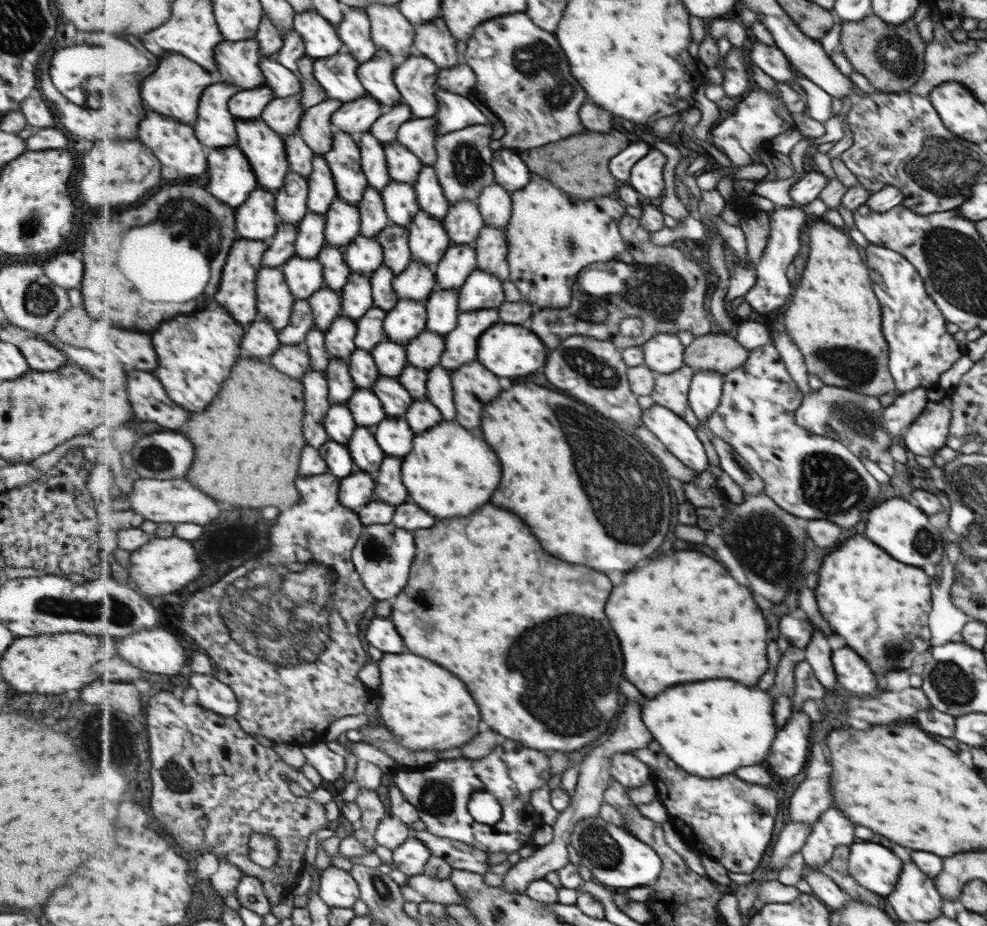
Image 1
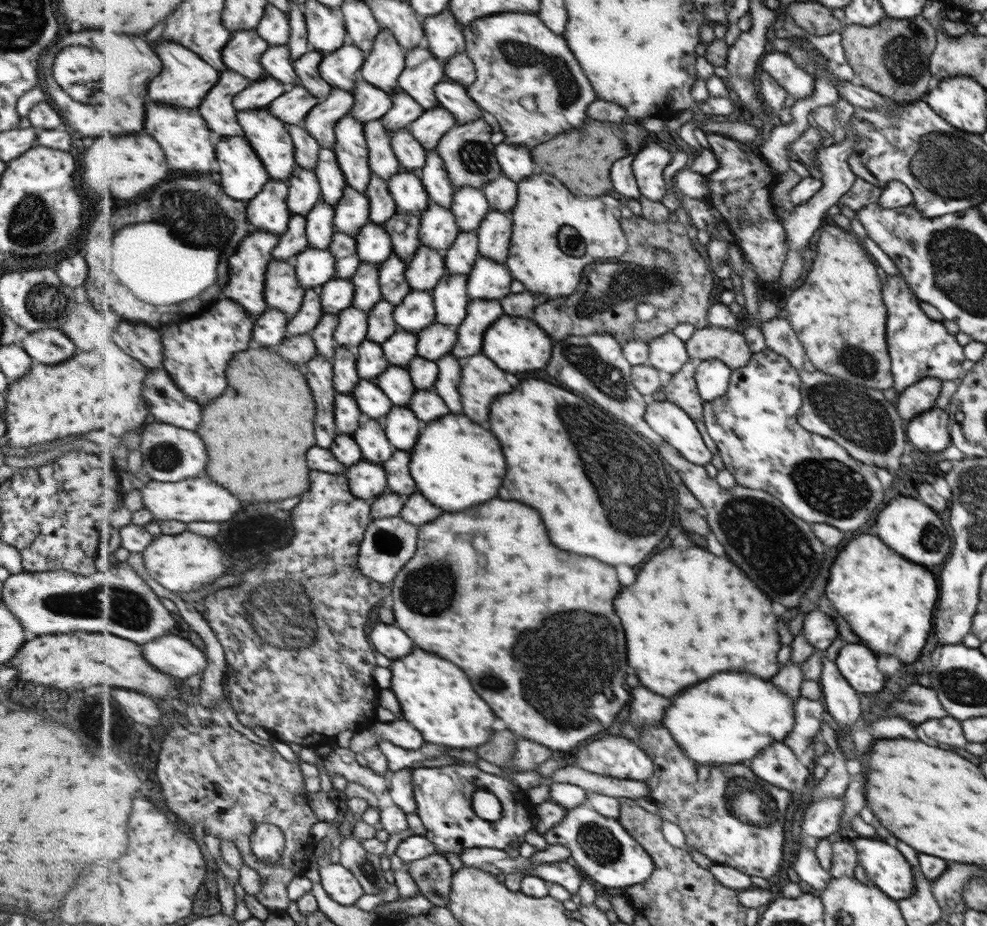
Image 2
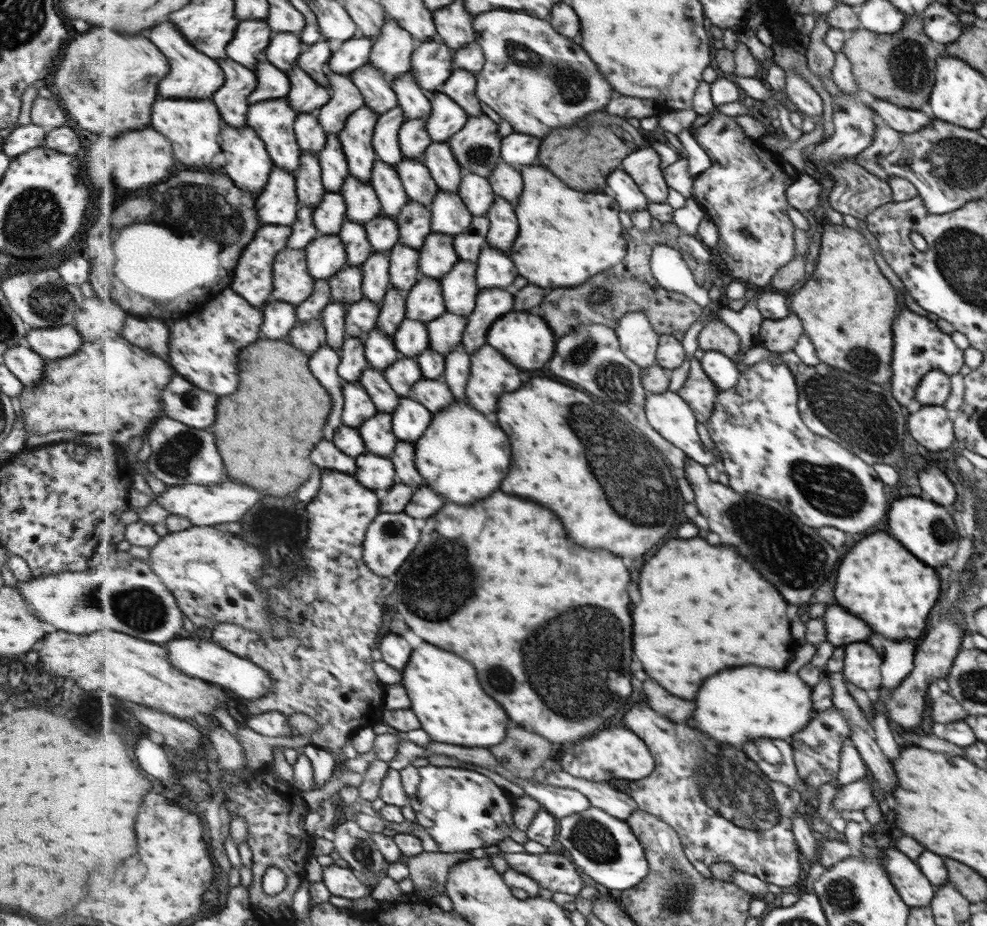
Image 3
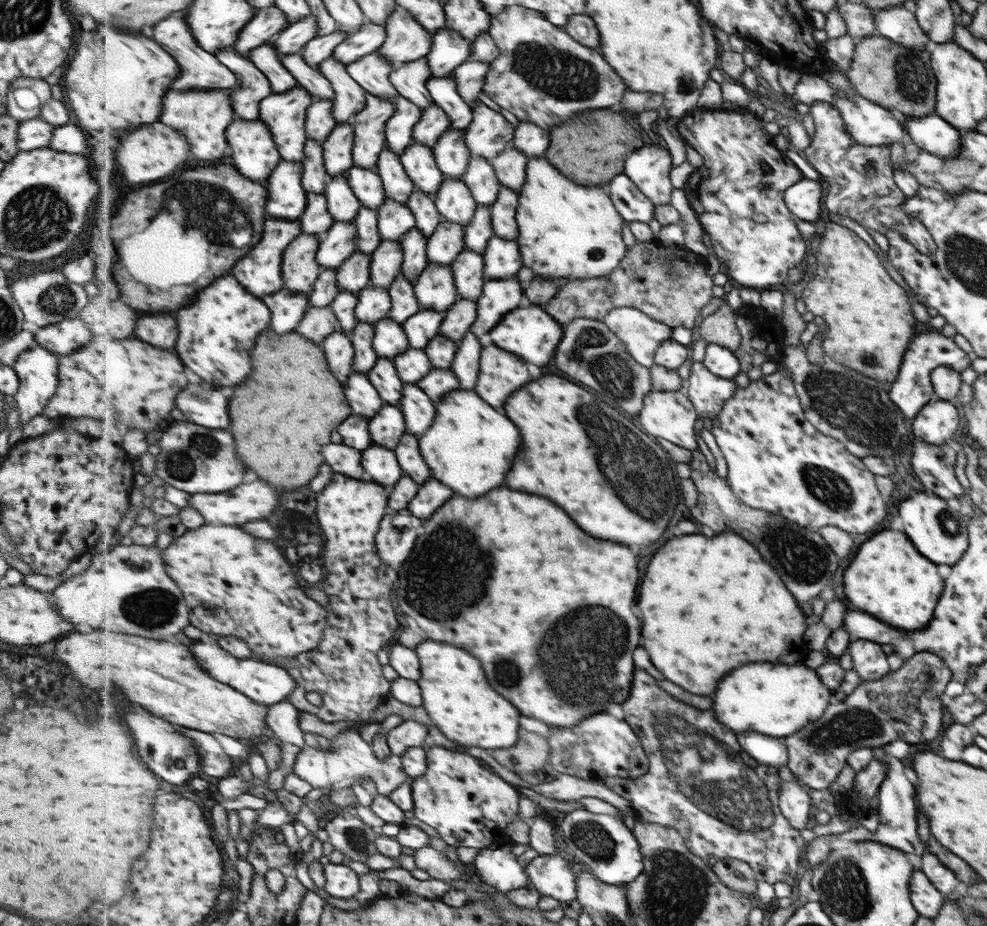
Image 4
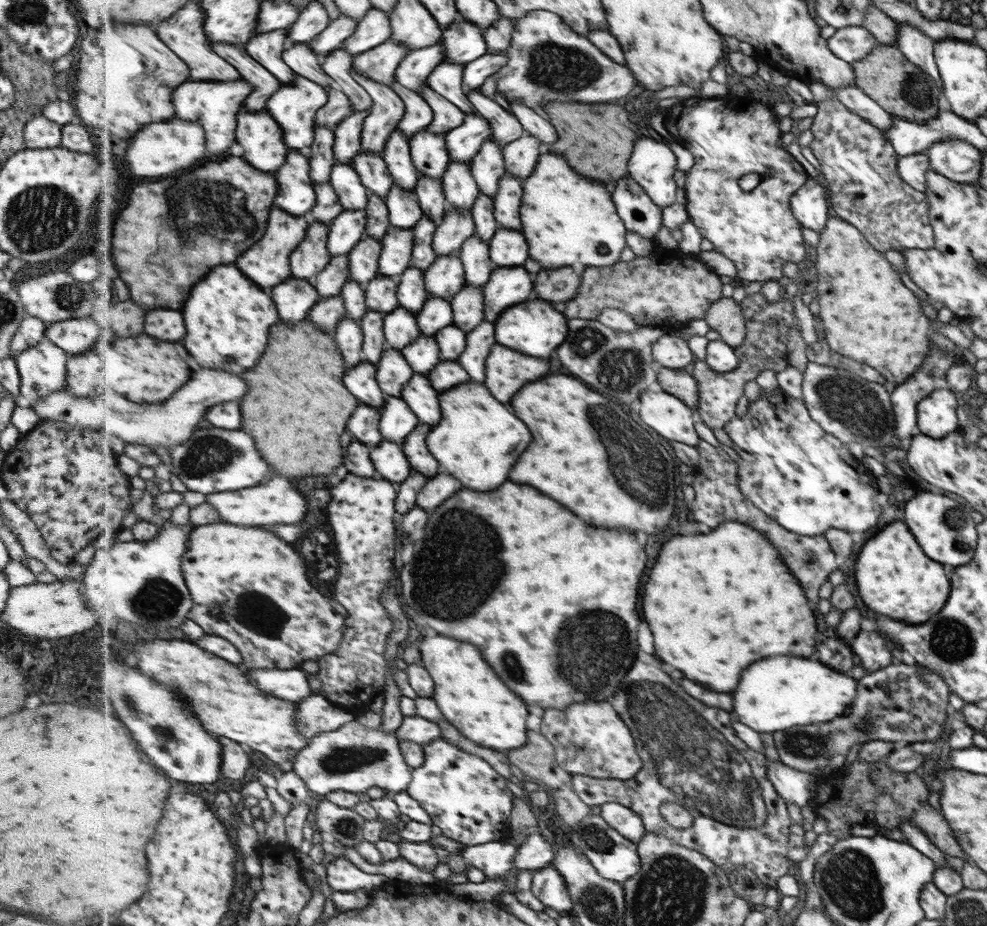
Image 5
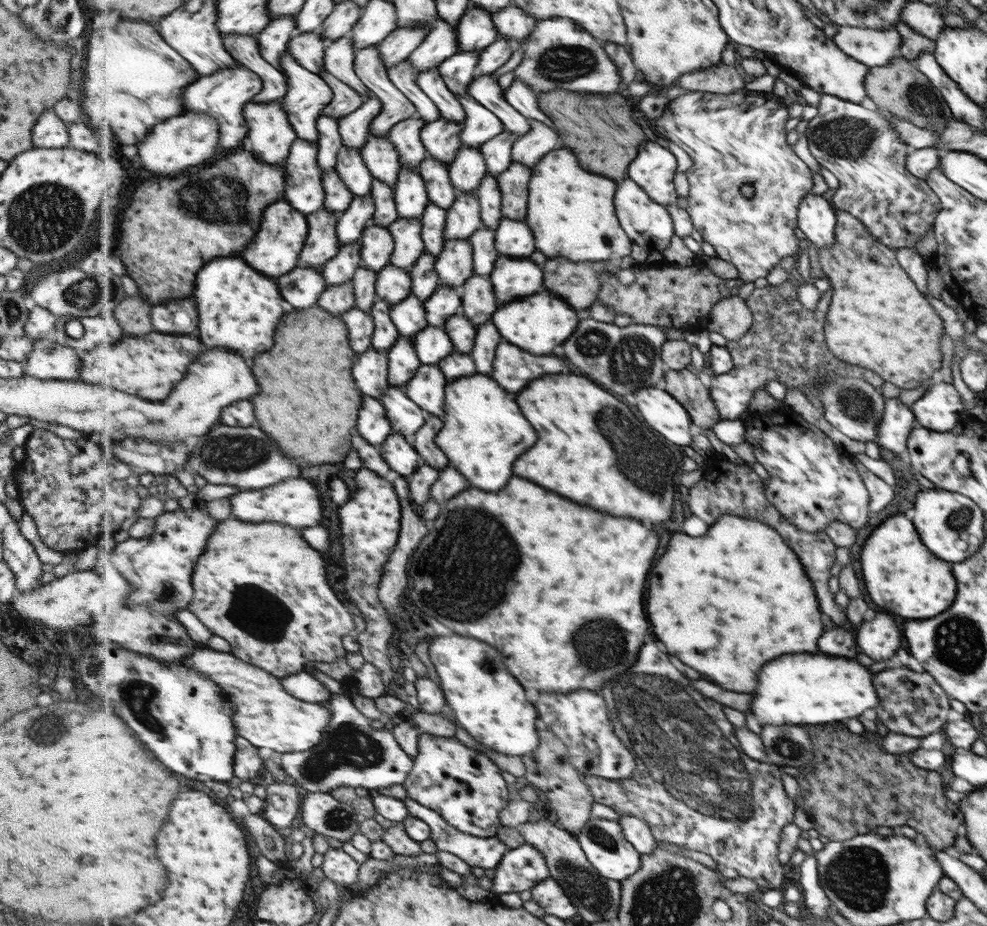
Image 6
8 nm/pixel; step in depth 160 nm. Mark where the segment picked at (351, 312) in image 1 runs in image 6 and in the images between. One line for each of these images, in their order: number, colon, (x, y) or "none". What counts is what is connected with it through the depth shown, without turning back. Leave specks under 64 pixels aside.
2: (368, 287)
3: (377, 280)
4: (387, 261)
5: (398, 246)
6: (407, 233)

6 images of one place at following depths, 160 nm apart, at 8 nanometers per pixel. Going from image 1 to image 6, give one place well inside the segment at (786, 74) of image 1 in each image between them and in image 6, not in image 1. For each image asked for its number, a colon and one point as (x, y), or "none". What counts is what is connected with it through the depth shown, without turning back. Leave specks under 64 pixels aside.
2: (798, 84)
3: (806, 100)
4: (860, 180)
5: (858, 164)
6: (866, 155)

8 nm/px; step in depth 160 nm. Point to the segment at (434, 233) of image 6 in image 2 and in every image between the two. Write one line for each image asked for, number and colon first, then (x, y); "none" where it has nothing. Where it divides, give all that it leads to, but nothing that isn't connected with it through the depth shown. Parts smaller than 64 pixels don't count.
2: (395, 286)
3: (404, 270)
4: (415, 245)
5: (424, 255)

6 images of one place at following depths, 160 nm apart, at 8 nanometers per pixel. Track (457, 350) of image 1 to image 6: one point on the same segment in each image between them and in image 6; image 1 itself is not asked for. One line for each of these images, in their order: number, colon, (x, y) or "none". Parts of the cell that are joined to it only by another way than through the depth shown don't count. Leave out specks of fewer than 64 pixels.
2: (482, 313)
3: (492, 303)
4: (500, 296)
5: (507, 286)
6: (511, 277)

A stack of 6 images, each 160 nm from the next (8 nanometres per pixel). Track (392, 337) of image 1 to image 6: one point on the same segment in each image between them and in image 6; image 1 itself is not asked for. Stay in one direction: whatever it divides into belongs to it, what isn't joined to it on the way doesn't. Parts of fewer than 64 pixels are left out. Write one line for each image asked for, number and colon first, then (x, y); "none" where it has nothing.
2: (418, 310)
3: (425, 301)
4: (436, 289)
5: (445, 278)
6: (455, 264)

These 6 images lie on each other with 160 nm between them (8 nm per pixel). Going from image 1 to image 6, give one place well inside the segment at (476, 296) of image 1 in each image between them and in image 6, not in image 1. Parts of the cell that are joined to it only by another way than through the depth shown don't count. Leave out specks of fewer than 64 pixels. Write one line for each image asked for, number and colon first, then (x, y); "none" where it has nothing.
2: (489, 279)
3: (496, 269)
4: (503, 258)
5: (508, 248)
6: (513, 238)

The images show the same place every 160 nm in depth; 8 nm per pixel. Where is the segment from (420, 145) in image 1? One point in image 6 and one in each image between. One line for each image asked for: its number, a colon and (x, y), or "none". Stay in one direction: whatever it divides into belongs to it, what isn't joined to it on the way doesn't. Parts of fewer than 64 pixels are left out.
2: (429, 129)
3: (447, 118)
4: (444, 92)
5: (447, 79)
6: (459, 71)

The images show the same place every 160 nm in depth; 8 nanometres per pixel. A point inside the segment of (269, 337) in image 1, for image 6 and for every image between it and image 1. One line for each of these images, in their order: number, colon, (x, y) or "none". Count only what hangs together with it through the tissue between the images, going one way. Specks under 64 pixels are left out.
2: (270, 331)
3: (280, 317)
4: (288, 308)
5: (296, 297)
6: (303, 288)

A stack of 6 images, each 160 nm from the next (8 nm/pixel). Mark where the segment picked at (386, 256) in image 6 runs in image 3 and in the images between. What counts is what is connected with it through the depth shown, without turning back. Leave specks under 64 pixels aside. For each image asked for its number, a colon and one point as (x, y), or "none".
3: (346, 286)
4: (354, 275)
5: (365, 259)

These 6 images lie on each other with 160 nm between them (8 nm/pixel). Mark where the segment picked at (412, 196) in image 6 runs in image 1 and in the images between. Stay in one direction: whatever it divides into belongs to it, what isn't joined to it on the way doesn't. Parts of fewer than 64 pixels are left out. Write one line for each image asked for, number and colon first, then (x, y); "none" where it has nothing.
1: (365, 255)
2: (374, 244)
3: (383, 232)
4: (396, 219)
5: (405, 211)

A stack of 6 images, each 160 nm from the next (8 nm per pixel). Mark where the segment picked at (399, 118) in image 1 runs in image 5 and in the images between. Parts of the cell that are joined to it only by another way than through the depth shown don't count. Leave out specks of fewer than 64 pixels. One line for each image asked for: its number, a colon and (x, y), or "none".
2: (406, 109)
3: (416, 103)
4: (411, 79)
5: (415, 70)

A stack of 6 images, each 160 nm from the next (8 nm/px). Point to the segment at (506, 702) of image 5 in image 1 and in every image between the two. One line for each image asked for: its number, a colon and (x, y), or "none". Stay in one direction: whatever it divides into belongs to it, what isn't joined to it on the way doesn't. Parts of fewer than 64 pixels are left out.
1: (427, 707)
2: (437, 697)
3: (441, 684)
4: (456, 691)

